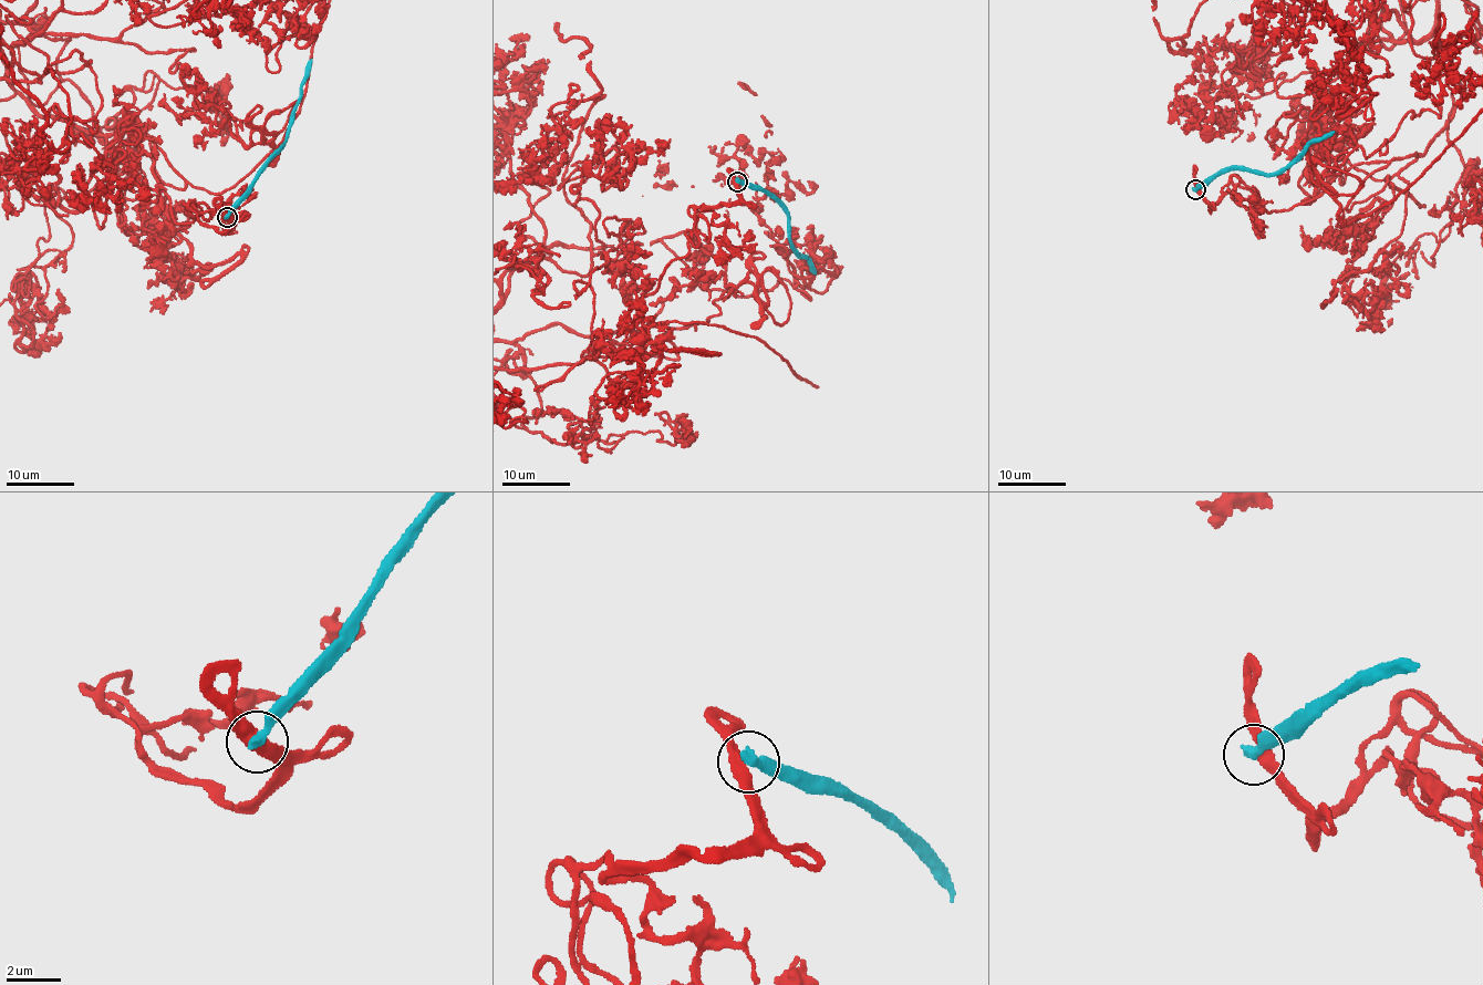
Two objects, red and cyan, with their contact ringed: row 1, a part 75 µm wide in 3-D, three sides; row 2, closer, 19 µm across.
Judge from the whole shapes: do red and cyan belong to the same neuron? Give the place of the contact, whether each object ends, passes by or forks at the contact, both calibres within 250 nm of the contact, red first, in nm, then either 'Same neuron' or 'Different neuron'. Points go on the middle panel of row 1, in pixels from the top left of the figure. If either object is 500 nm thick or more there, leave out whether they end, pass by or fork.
Place: (737, 182). At the ring red passes by. At the ring cyan ends. Thickness 420 nm (red) against 380 nm. Different neuron

